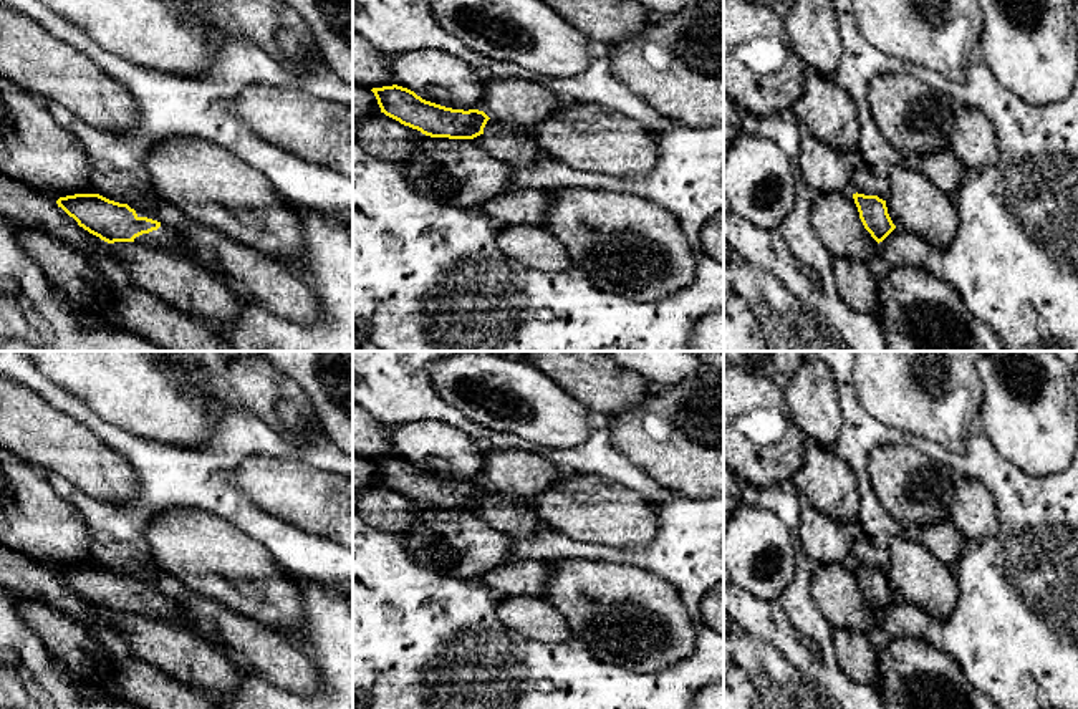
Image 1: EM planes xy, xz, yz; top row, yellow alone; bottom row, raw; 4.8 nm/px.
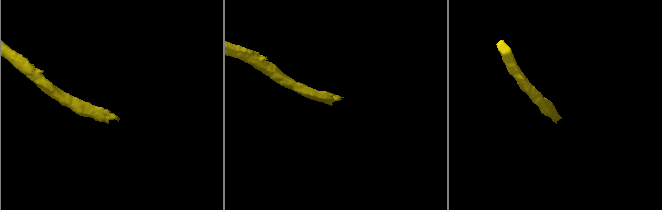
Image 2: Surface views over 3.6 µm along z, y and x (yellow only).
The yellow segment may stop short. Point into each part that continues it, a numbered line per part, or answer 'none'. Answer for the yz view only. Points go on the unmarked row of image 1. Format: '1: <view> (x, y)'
none

